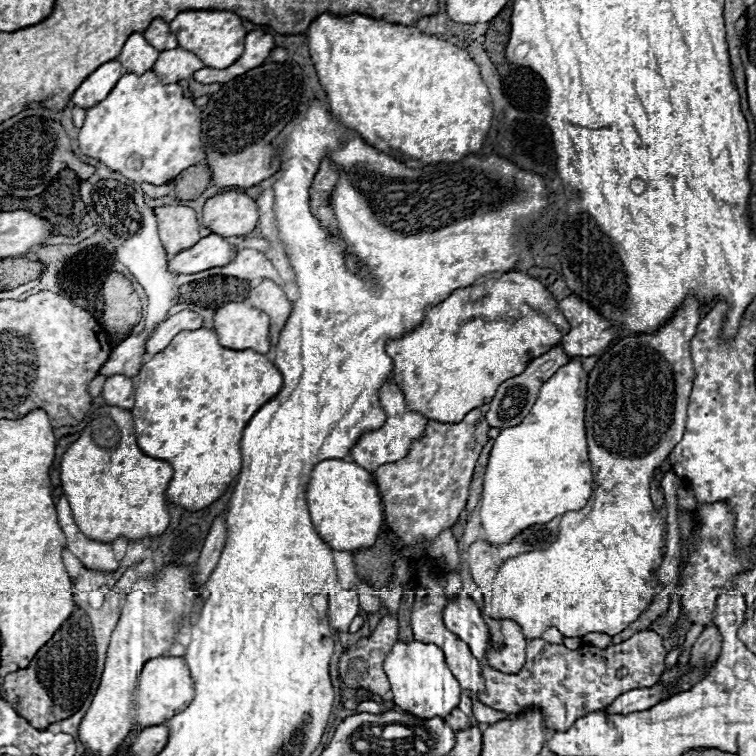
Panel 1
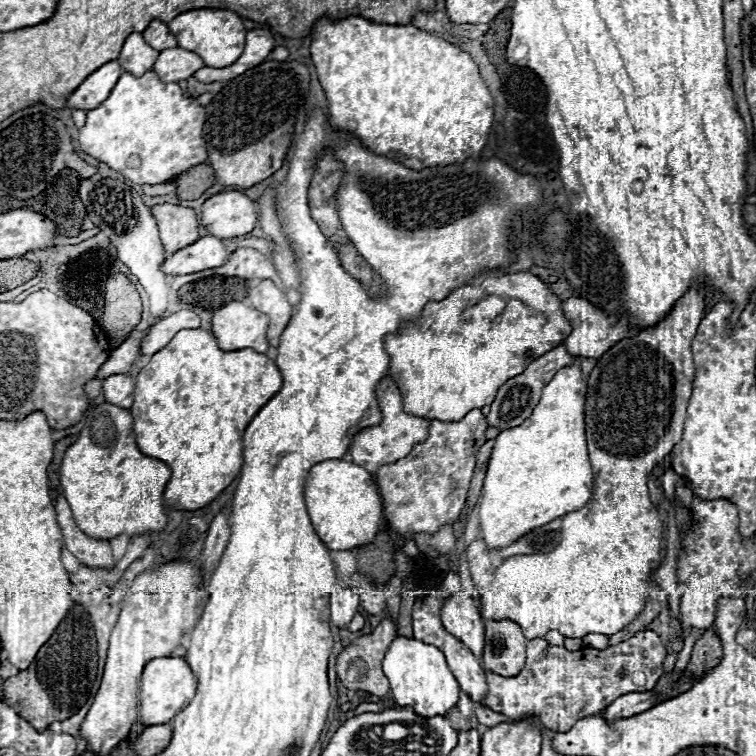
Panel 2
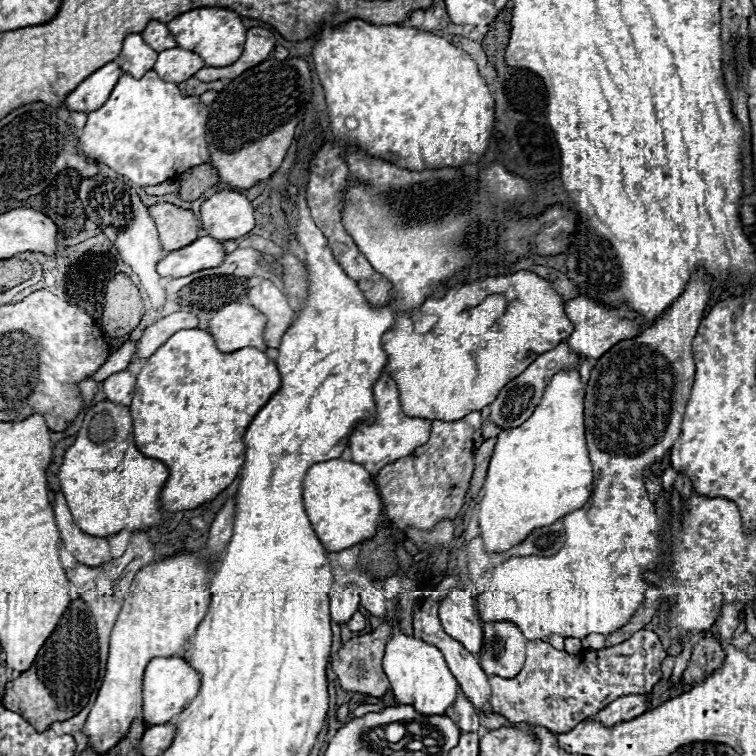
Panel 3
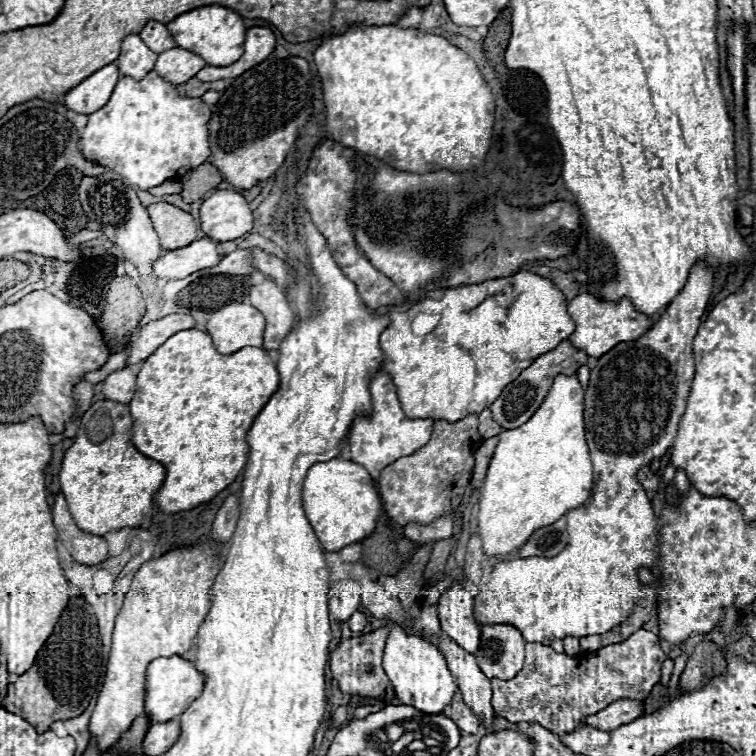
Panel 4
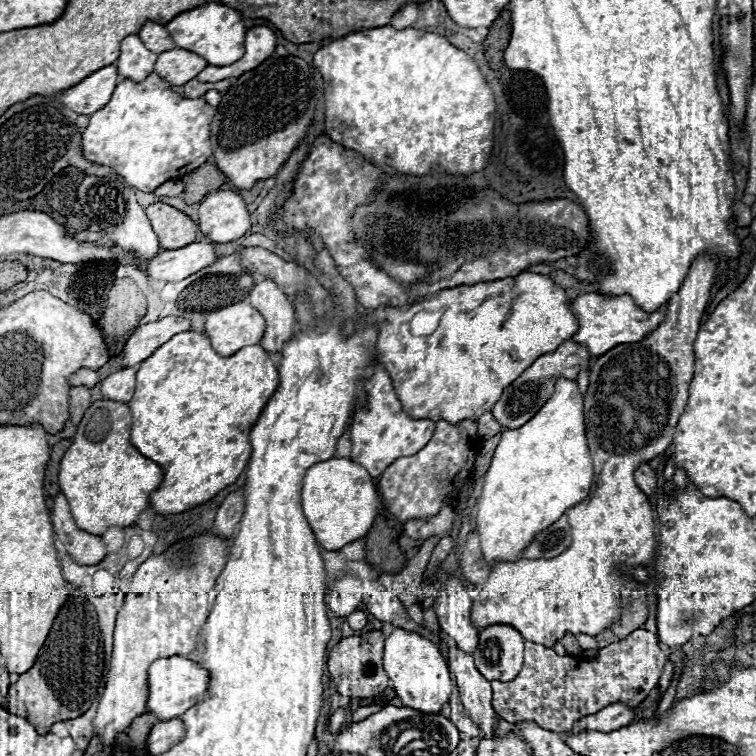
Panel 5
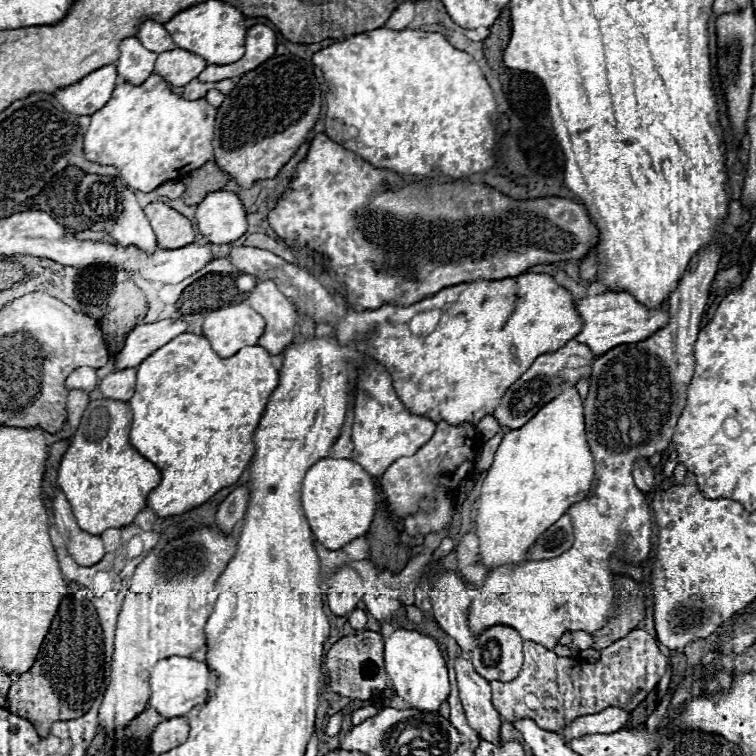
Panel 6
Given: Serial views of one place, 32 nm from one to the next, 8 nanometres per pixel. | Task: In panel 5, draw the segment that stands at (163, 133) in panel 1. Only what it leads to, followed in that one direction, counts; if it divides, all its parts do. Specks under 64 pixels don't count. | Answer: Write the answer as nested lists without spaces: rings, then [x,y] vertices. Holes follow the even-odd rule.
[[[152,72],[144,82],[138,82],[138,84],[132,80],[122,80],[116,86],[110,102],[102,110],[90,116],[90,124],[82,134],[84,156],[90,162],[112,166],[124,180],[128,180],[128,186],[138,188],[142,192],[152,192],[160,184],[172,178],[182,178],[184,174],[208,162],[208,158],[212,156],[210,124],[212,124],[214,112],[216,110],[210,104],[206,104],[204,98],[190,100],[172,92],[170,84],[162,80],[156,72]]]

